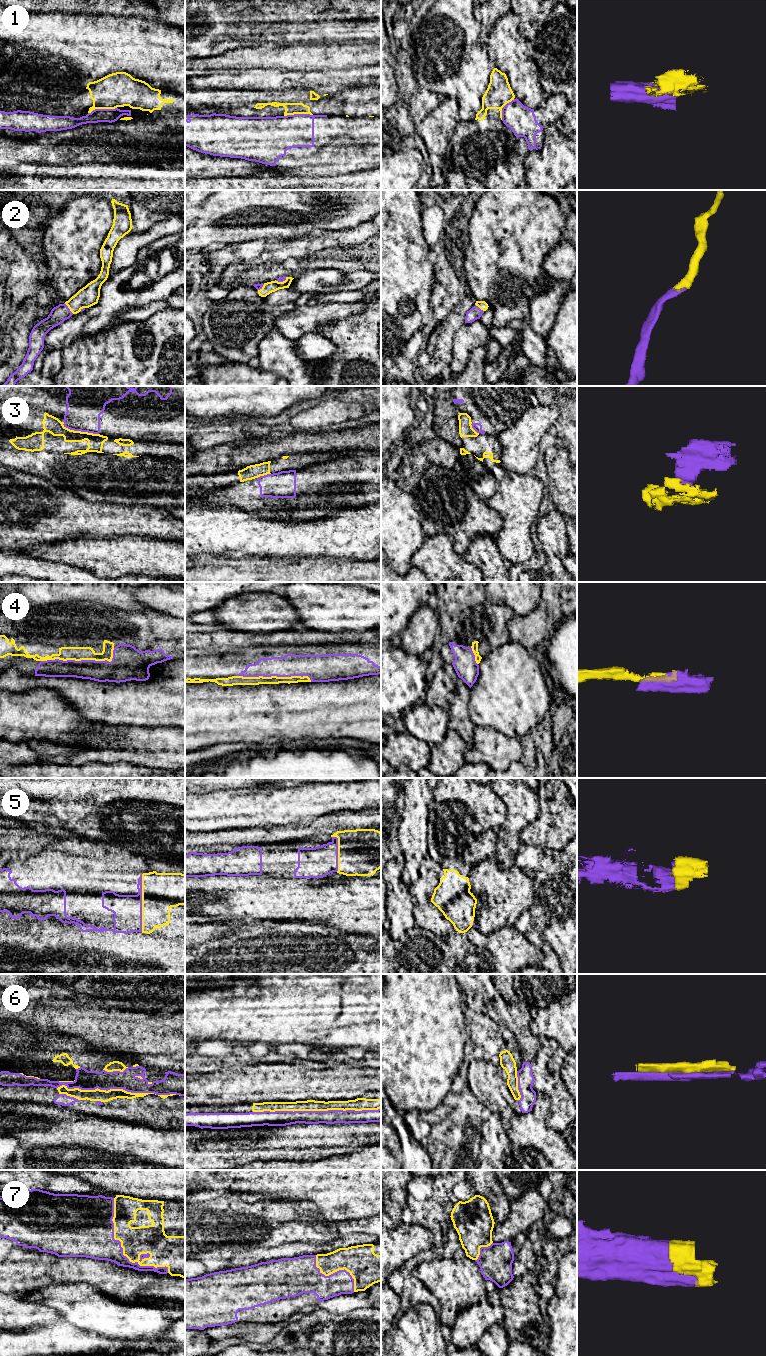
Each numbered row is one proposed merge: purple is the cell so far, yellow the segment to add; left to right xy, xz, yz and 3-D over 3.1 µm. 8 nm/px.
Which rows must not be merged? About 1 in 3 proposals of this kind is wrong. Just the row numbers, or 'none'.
1, 3, 6

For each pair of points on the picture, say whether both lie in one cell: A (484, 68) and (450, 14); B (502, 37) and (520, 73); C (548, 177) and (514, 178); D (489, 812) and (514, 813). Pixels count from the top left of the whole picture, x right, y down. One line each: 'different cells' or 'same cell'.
A: same cell
B: same cell
C: different cells
D: different cells

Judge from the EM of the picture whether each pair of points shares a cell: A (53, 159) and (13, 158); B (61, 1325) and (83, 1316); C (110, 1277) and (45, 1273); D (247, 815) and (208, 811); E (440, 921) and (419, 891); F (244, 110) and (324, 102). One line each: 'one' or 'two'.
A: one
B: two
C: one
D: one
E: one
F: one

